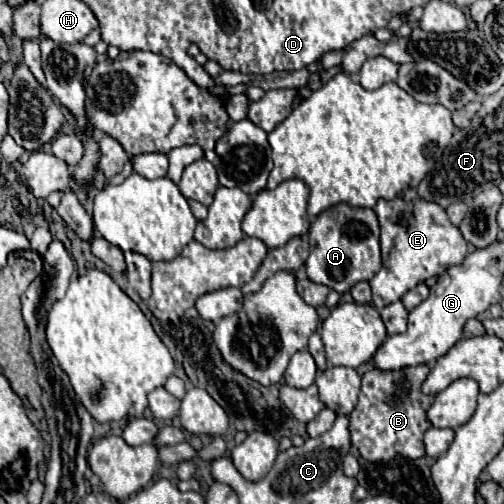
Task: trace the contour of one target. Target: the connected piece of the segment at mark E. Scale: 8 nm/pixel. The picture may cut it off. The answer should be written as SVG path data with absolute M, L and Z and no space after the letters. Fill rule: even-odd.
M400 196L394 200L380 200L374 208L380 220L380 246L382 246L382 268L370 280L372 302L378 310L400 300L404 292L412 290L416 284L440 276L454 264L460 264L466 250L466 240L462 232L448 220L446 210L438 204L426 200L404 202Z

